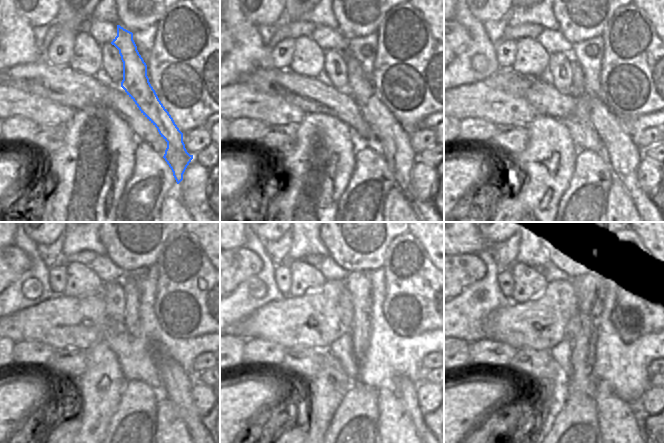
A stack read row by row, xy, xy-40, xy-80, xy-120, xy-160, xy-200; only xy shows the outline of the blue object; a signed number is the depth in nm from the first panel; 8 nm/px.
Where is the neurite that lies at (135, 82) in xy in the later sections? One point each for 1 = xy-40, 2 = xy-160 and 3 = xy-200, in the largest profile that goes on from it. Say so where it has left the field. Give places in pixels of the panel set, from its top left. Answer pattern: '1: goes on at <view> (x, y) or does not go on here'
1: goes on at xy-40 (394, 145)
2: goes on at xy-160 (405, 390)
3: goes on at xy-200 (640, 415)

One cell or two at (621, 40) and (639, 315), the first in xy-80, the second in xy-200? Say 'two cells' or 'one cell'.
one cell

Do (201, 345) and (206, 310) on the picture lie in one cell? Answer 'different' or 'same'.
different

